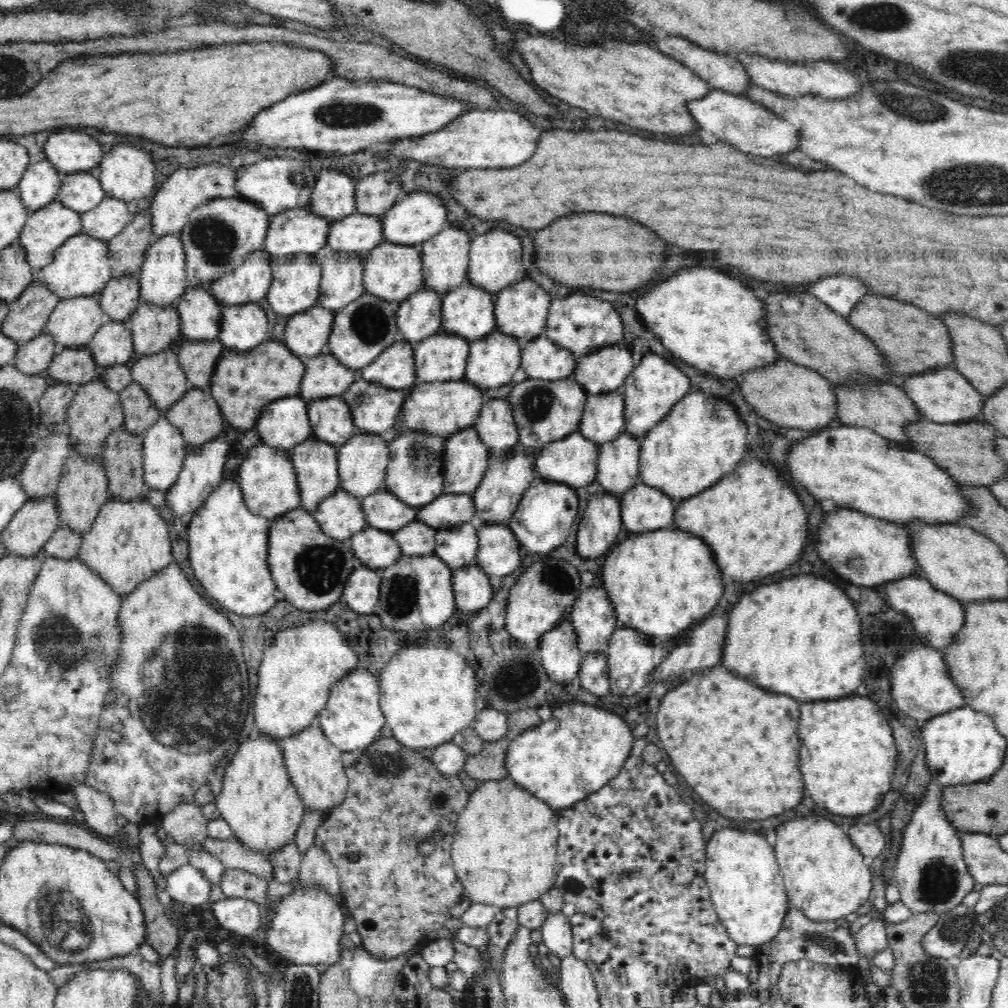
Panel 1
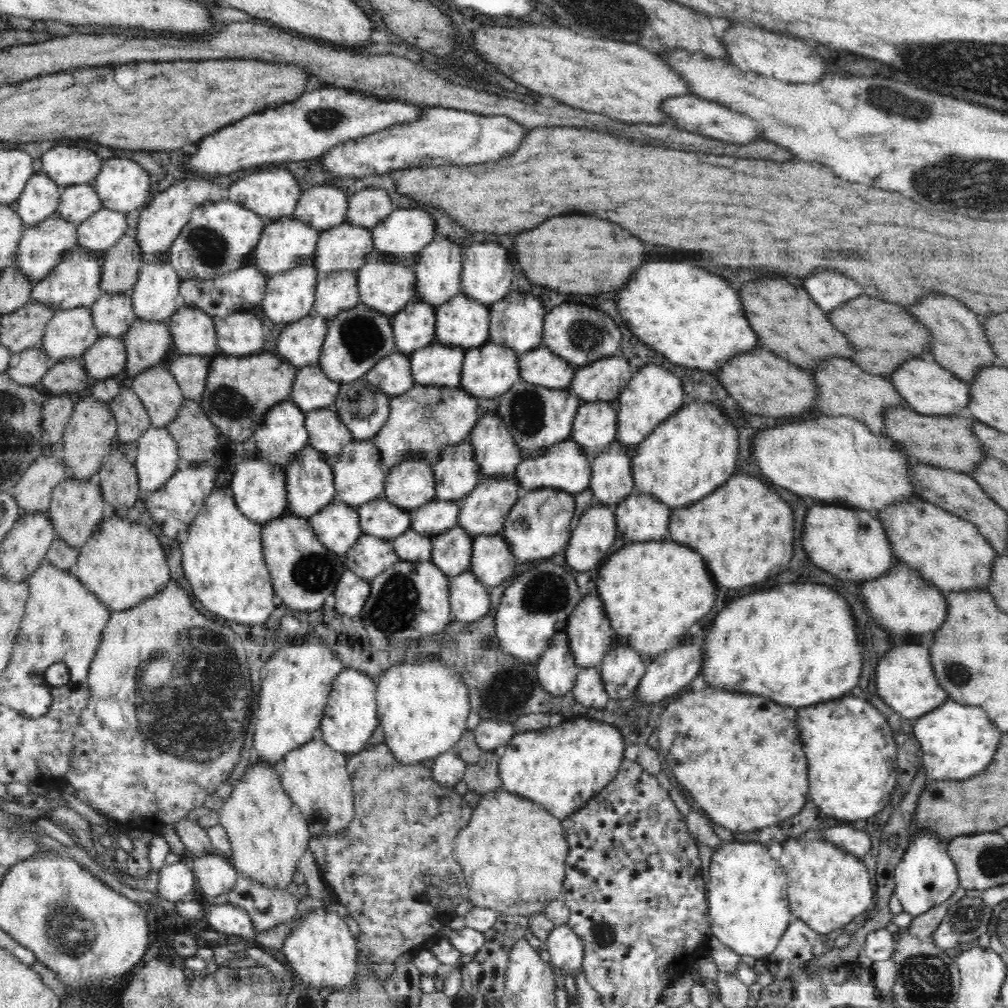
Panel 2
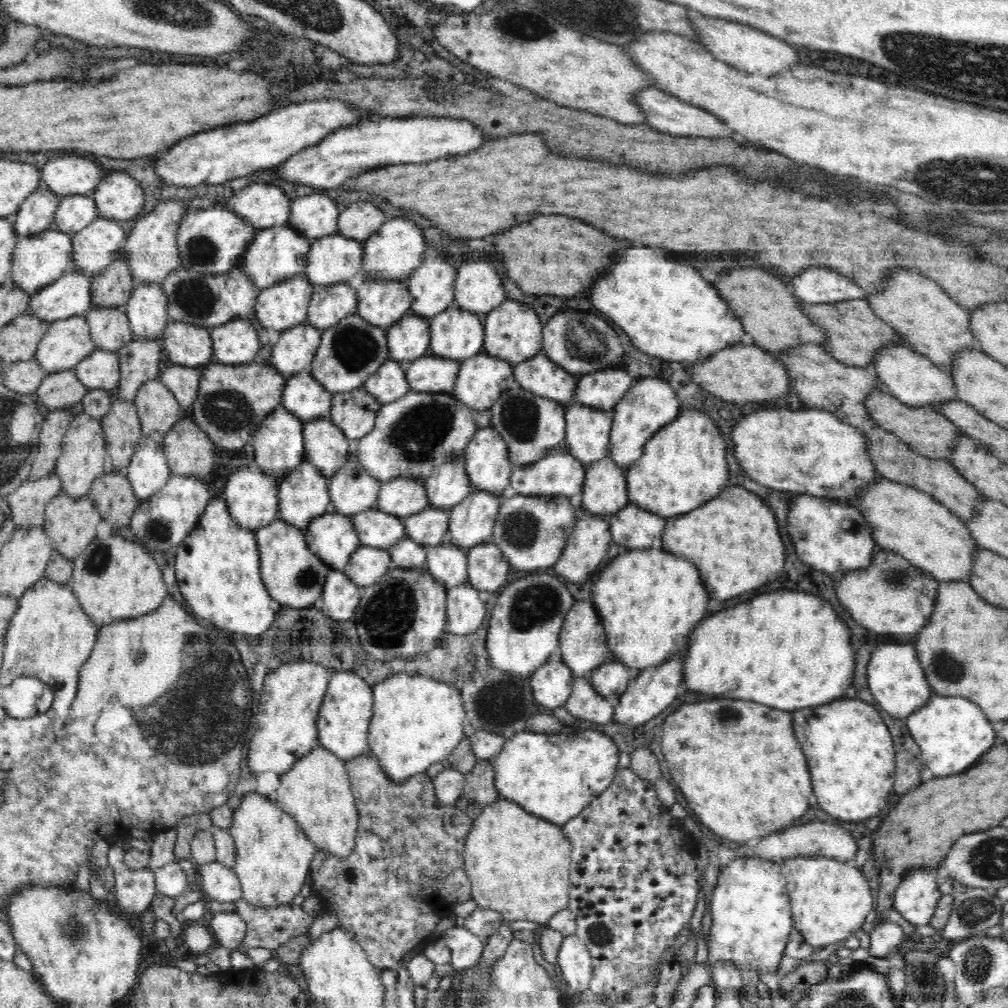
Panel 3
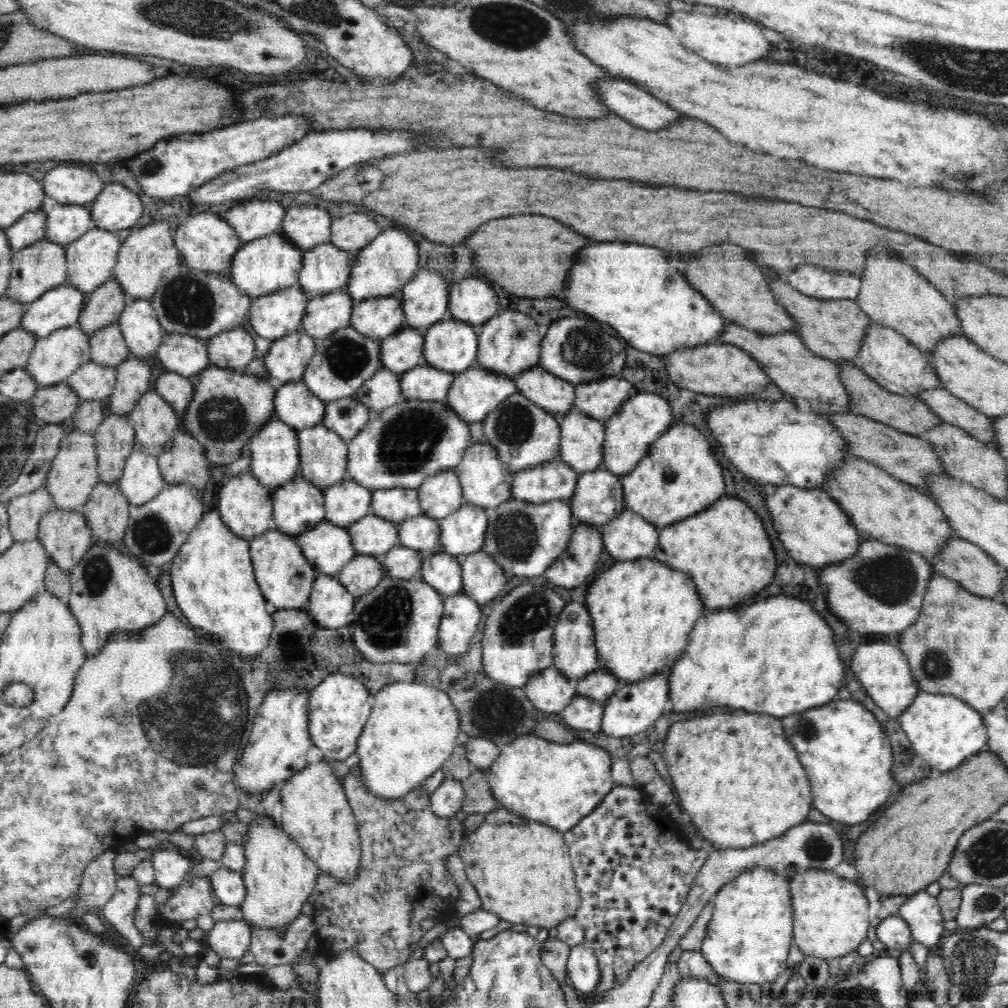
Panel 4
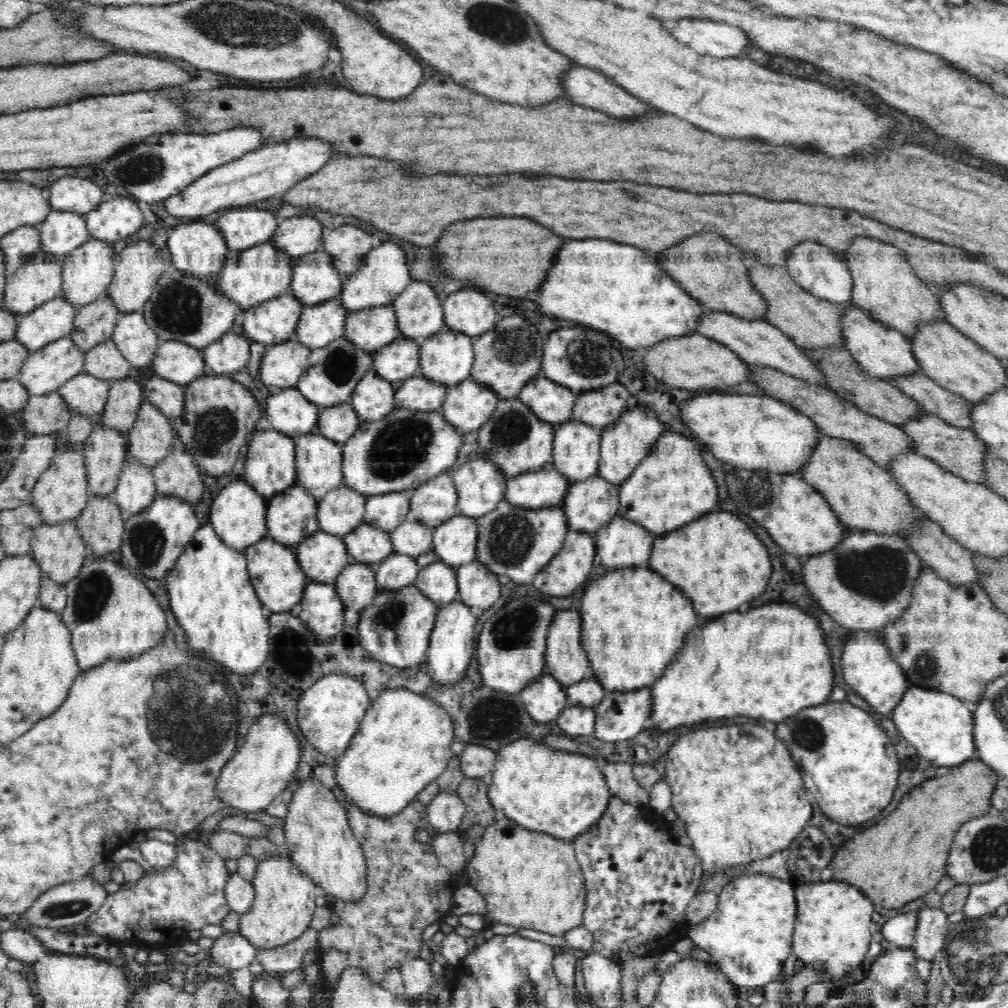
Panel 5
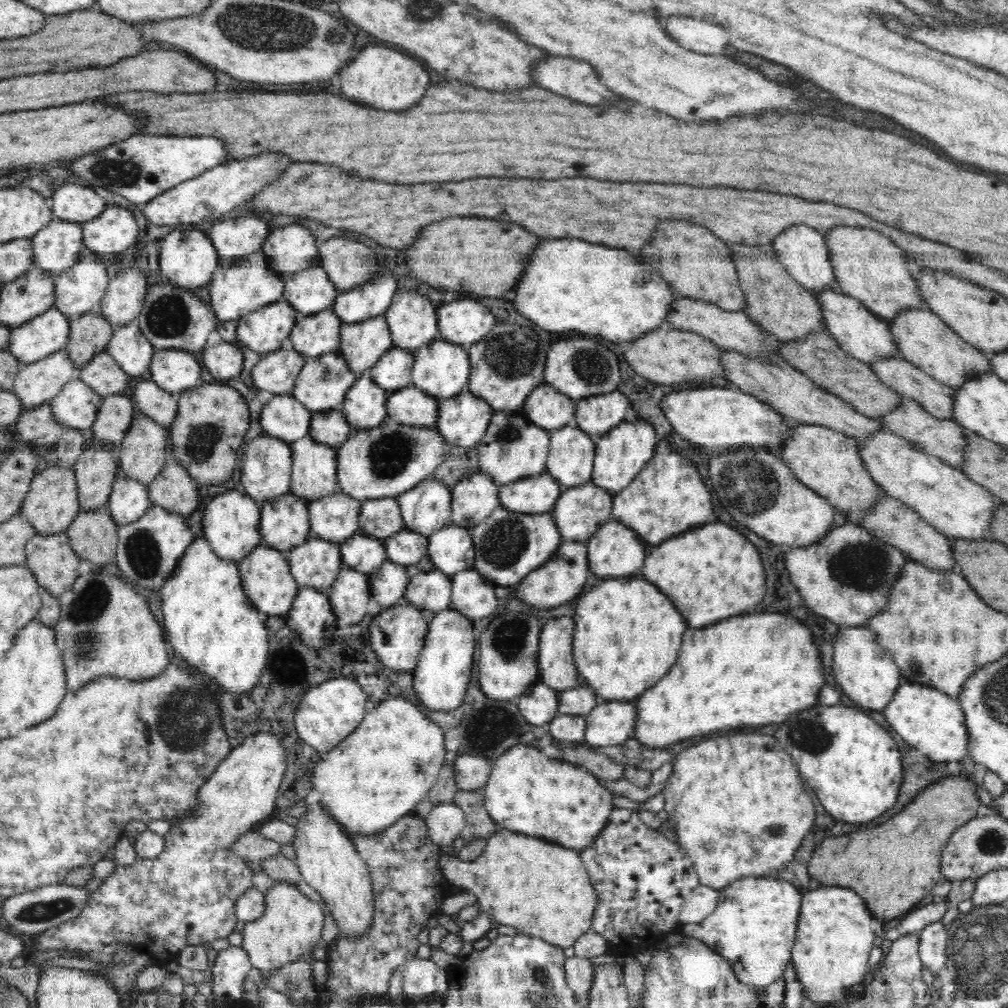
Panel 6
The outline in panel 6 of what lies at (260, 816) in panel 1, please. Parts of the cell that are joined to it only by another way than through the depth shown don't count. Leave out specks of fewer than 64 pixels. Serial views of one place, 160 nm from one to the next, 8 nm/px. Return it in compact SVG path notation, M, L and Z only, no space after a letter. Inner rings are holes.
M274 880L271 887L272 890L264 894L266 910L256 920L247 922L241 933L241 946L250 955L252 967L259 968L264 974L294 962L308 951L311 953L321 939L324 924L323 903L313 902L296 885L286 881Z

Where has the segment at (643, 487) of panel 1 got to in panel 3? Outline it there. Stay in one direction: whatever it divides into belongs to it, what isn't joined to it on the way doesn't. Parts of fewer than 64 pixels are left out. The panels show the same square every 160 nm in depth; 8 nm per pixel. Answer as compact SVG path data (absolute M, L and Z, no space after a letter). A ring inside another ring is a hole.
M634 503L608 515L613 544L624 548L660 548L666 521Z

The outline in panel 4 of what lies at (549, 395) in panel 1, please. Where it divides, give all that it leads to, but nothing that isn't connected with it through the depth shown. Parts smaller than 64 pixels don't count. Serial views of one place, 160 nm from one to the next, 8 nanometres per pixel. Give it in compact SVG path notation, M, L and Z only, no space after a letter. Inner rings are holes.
M516 392L511 394L490 412L483 421L485 442L490 443L500 460L512 473L517 473L542 463L560 459L561 433L558 417L548 414L532 400Z

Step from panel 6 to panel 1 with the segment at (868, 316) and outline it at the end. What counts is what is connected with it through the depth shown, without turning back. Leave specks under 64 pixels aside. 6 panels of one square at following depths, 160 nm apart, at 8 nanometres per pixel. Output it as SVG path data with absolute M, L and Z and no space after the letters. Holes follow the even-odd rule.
M956 368L920 372L920 376L902 382L901 388L912 399L923 419L942 424L960 424L981 419L984 396Z

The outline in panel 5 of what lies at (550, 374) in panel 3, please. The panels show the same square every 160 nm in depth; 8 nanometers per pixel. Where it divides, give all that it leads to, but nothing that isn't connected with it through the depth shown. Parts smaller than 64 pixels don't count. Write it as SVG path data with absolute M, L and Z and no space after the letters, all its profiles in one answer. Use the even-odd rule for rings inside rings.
M541 373L524 385L516 398L528 405L537 418L555 425L572 418L576 397L570 389Z

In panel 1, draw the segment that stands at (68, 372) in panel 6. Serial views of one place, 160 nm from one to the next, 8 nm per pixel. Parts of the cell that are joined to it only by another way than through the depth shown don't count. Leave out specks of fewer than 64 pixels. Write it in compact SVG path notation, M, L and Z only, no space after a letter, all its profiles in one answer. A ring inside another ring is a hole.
M78 296L59 300L45 330L53 336L59 349L88 347L98 329L108 321L97 296Z

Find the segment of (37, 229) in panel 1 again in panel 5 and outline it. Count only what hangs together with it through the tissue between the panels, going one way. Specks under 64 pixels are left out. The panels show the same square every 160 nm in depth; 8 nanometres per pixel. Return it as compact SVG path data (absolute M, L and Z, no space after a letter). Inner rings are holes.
M39 250L25 265L22 265L22 268L18 268L7 278L2 310L15 316L30 314L42 304L58 298L63 292L62 284L62 265L56 259L52 259L52 255L48 255L46 251Z

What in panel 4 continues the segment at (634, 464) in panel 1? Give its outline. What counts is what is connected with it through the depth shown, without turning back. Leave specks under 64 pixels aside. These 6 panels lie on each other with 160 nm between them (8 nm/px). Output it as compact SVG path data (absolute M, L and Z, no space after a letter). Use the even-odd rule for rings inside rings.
M606 468L579 473L572 500L576 523L601 526L609 523L624 509L624 491L620 476Z

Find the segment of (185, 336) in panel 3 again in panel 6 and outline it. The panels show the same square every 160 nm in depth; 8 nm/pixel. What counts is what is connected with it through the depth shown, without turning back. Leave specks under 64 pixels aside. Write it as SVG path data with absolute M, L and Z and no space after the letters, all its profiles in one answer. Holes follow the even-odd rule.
M156 349L149 370L152 381L176 396L202 384L202 365L194 353Z

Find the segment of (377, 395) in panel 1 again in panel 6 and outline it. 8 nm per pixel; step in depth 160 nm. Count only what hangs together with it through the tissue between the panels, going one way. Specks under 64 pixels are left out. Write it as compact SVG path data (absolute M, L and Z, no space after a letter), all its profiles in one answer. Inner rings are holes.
M340 408L315 414L310 421L308 435L312 439L330 445L333 449L338 449L346 442L346 439L353 430L348 424L345 415Z

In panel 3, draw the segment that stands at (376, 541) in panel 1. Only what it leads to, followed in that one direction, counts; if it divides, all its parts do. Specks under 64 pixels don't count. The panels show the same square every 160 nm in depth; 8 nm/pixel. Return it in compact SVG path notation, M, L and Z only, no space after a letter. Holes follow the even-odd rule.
M361 544L343 571L354 584L366 587L376 584L391 568L392 558L386 549Z

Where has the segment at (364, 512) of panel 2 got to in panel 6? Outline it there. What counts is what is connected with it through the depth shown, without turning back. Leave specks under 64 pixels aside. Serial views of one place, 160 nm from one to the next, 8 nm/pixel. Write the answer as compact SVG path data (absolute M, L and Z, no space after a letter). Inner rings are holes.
M360 533L340 544L342 566L369 574L387 560L384 540Z

